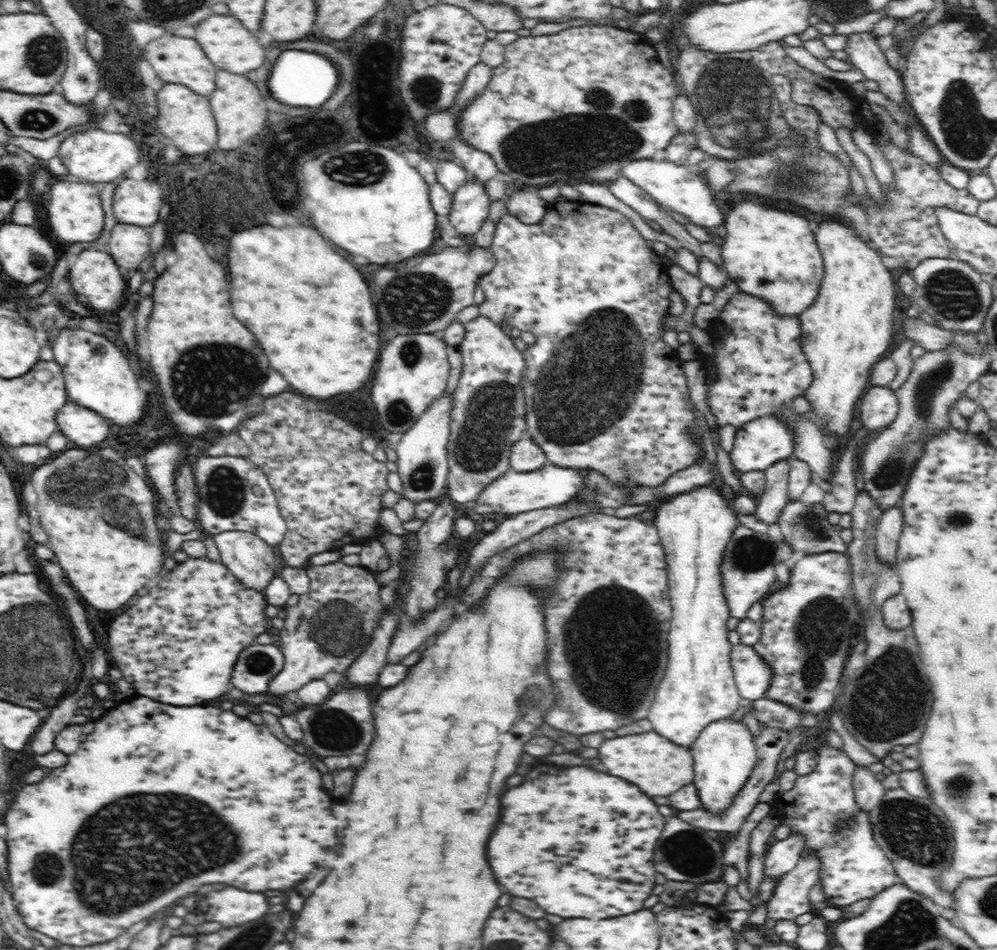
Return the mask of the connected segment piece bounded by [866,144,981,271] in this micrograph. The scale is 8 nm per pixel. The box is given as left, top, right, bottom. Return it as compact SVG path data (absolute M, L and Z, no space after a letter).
M894 144L884 146L882 152L890 160L896 180L890 194L886 194L886 202L888 202L886 206L880 204L880 208L876 208L872 206L872 202L868 204L870 220L866 222L866 228L868 232L874 234L868 234L866 238L870 238L869 242L877 249L882 248L879 250L882 255L892 256L900 266L909 271L916 269L927 259L952 258L952 249L948 239L941 234L935 208L944 207L956 212L976 215L981 201L974 198L967 189L954 189L941 179L937 172L928 172L925 164L916 164L916 160L908 156L908 151L902 151Z

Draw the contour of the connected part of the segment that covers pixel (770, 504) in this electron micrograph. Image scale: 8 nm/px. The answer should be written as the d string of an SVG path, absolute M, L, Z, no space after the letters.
M788 460L766 468L766 485L758 498L754 515L767 525L778 524L778 517L789 502L789 469Z

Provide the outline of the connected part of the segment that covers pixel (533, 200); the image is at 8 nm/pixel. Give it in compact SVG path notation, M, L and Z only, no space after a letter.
M522 187L509 189L510 195L506 200L508 214L519 218L526 224L536 224L542 220L548 202L540 197L535 190Z

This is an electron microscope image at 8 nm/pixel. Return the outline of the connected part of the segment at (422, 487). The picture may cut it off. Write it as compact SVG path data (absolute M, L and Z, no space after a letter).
M448 394L442 398L439 396L428 410L420 415L420 418L412 425L412 428L402 433L402 438L397 443L398 475L404 484L403 498L418 504L423 501L436 501L445 495L445 484L449 472L447 448L450 445L450 424L452 420L454 402L450 406Z

